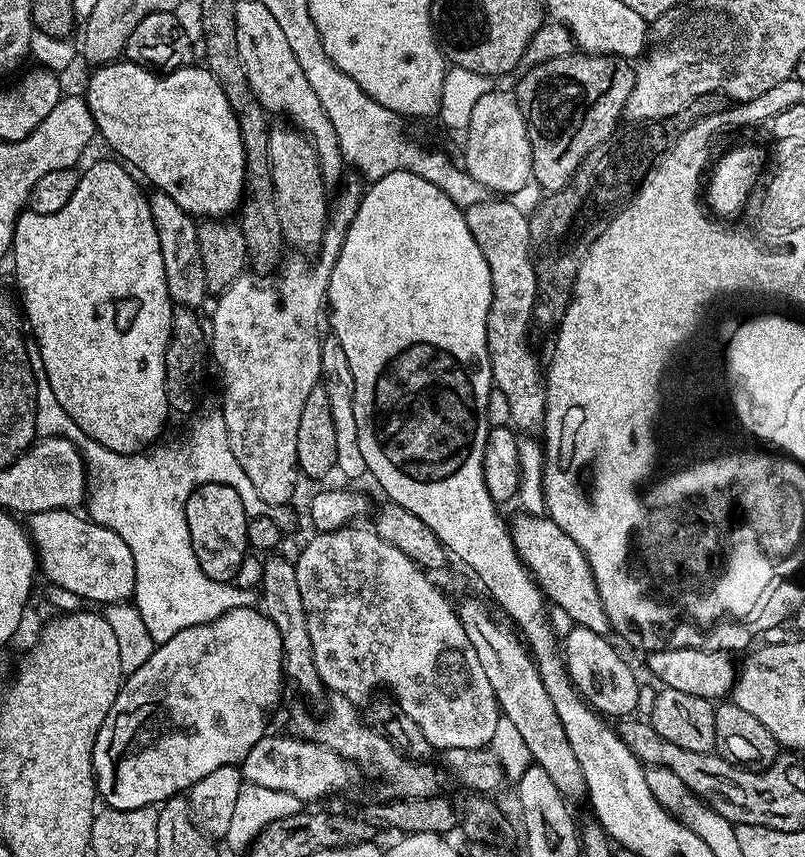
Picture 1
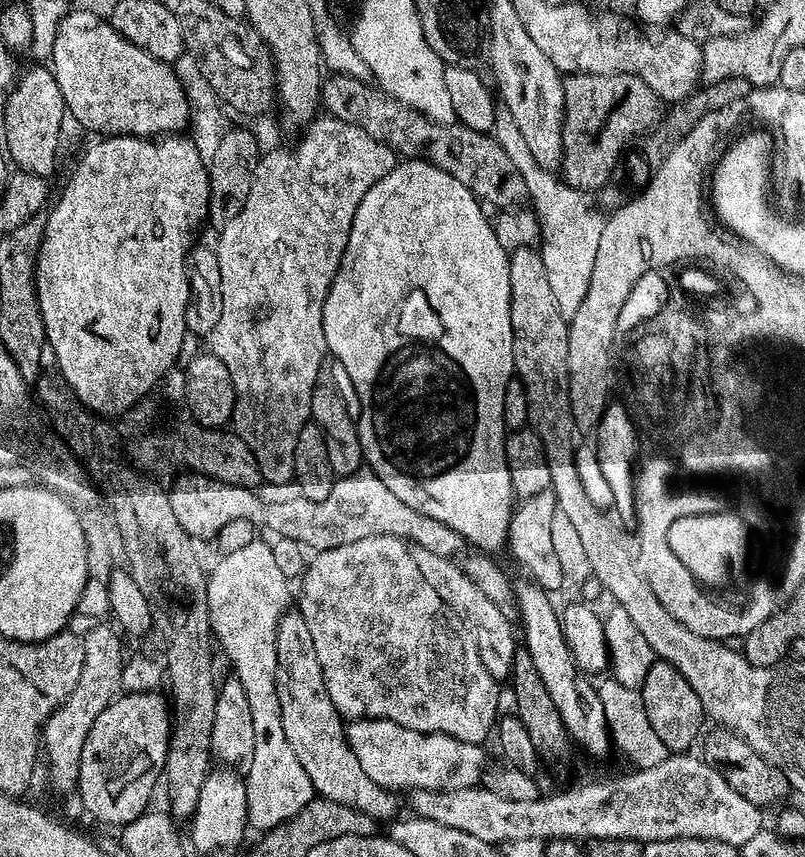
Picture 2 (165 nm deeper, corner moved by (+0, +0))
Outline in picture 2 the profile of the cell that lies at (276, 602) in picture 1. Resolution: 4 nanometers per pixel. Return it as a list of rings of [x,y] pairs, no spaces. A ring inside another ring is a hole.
[[[299,610],[284,612],[277,622],[274,637],[276,641],[271,641],[270,652],[273,657],[276,655],[274,683],[281,706],[282,728],[295,758],[309,775],[315,795],[342,802],[342,806],[354,806],[354,810],[362,810],[362,814],[370,814],[378,822],[391,821],[400,808],[395,798],[397,795],[387,788],[379,788],[373,780],[366,778],[358,766],[358,758],[354,758],[346,739],[345,721],[334,702],[330,702],[330,694],[318,666],[318,656],[314,654],[314,644],[310,642],[310,630]]]

